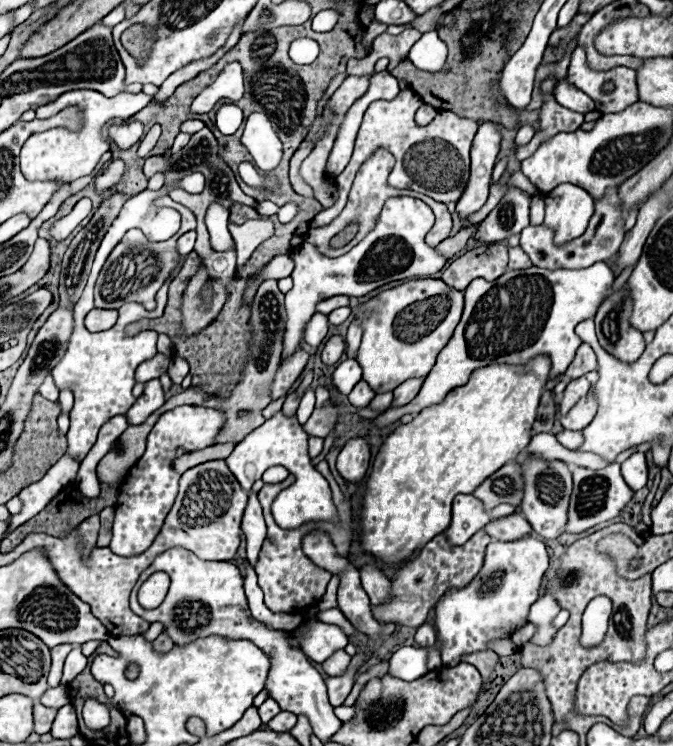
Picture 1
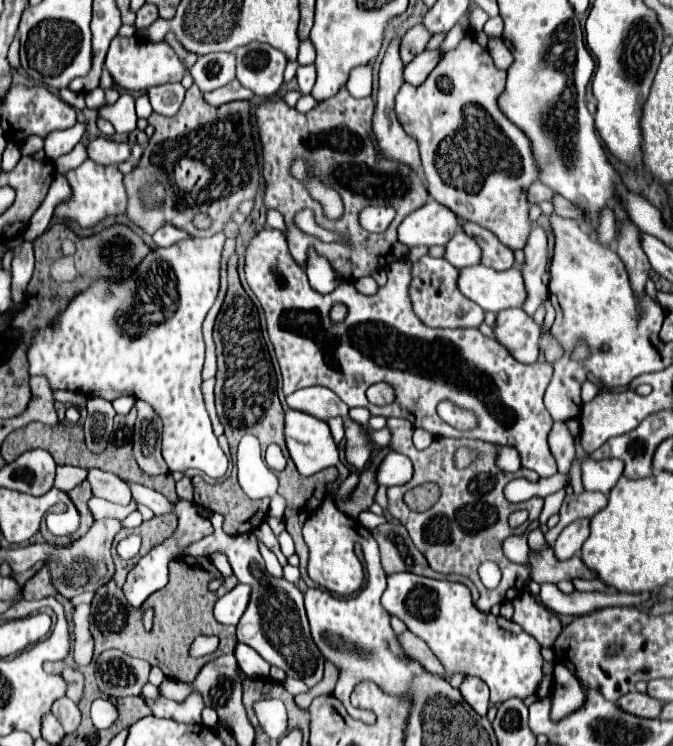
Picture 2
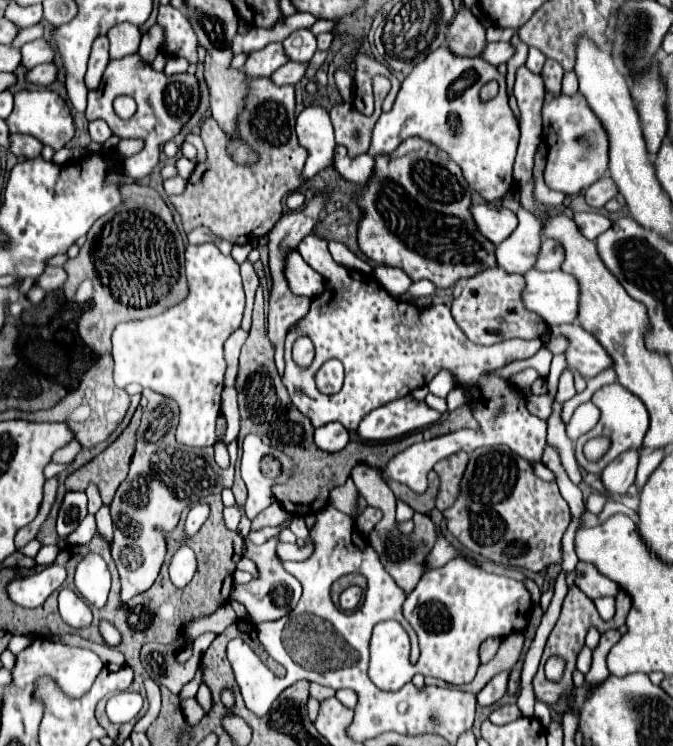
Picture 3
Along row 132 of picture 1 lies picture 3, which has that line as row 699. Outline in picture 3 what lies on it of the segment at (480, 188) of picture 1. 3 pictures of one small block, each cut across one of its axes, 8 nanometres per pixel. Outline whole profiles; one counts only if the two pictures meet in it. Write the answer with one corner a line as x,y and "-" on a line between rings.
500,672
496,678
492,678
478,694
476,700
480,706
492,706
496,704
504,694
506,694
506,684
508,684
508,672

